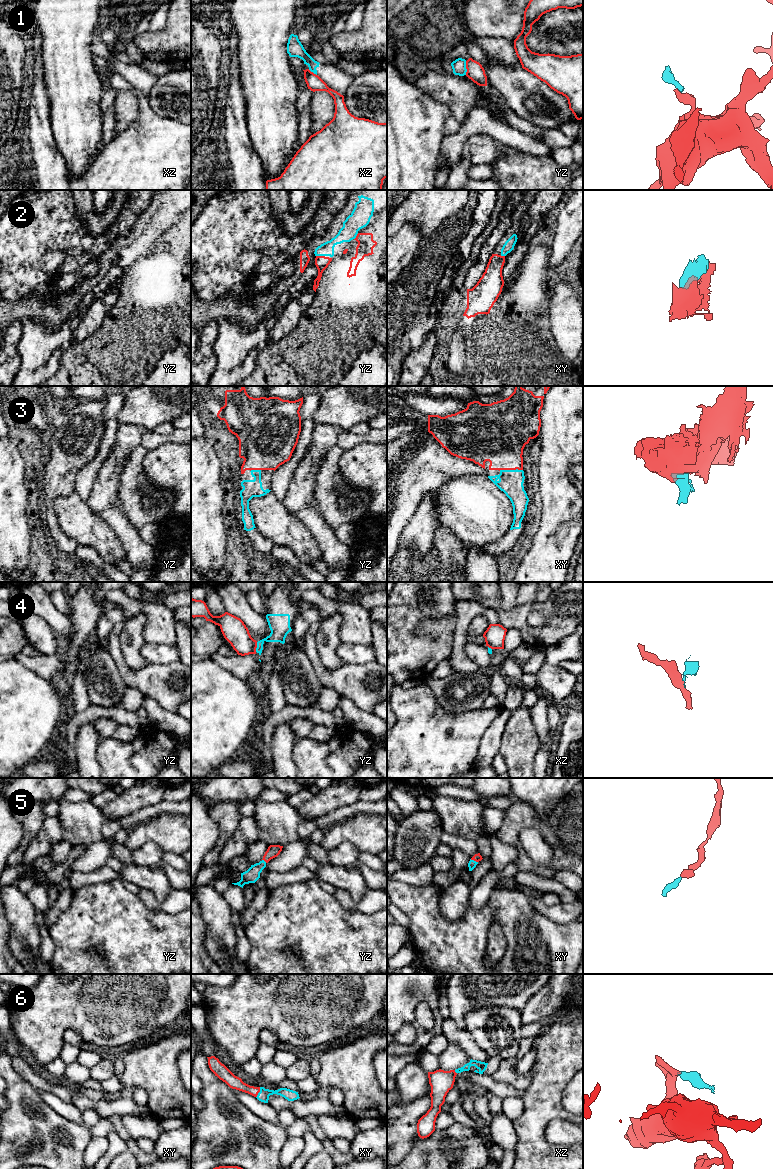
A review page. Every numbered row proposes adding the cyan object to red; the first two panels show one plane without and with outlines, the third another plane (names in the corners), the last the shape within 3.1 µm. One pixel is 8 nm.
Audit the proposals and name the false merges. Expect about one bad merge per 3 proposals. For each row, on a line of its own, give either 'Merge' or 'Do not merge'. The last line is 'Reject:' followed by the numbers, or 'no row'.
1: Do not merge
2: Merge
3: Merge
4: Do not merge
5: Merge
6: Merge
Reject: 1, 4

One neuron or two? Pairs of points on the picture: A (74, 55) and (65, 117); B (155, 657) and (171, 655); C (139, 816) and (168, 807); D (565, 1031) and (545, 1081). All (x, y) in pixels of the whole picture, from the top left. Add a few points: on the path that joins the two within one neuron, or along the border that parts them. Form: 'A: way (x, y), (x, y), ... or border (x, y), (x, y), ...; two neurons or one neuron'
A: way (72, 70), (72, 102); one neuron
B: way (159, 655), (167, 655); one neuron
C: way (146, 813), (161, 807); one neuron
D: way (565, 1043), (554, 1069); one neuron

